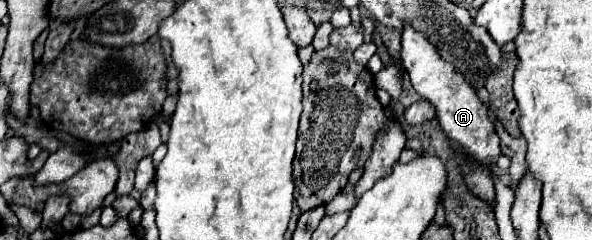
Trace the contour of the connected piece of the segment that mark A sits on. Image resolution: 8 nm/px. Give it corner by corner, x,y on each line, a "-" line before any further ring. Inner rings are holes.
409,24
403,30
401,60
417,94
435,106
443,134
475,162
493,162
501,154
501,146
495,124
489,120
487,106
477,98
475,90
465,82
465,78
451,64
441,60
437,50
423,38
423,34
415,32

